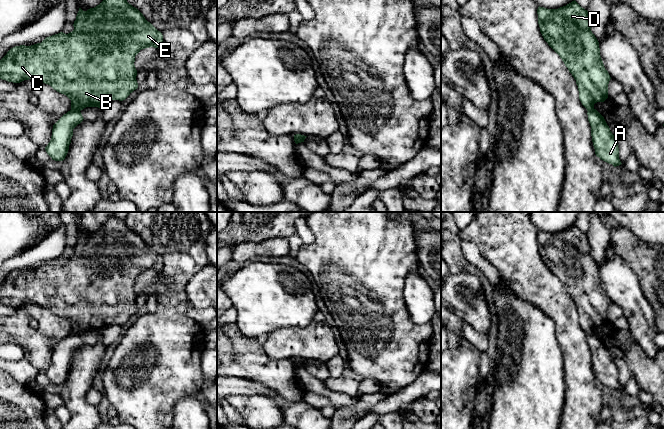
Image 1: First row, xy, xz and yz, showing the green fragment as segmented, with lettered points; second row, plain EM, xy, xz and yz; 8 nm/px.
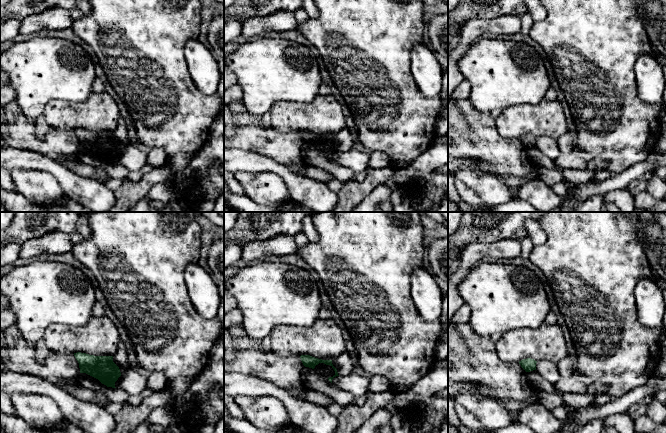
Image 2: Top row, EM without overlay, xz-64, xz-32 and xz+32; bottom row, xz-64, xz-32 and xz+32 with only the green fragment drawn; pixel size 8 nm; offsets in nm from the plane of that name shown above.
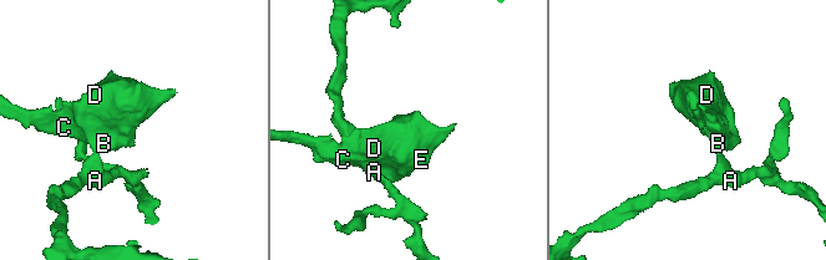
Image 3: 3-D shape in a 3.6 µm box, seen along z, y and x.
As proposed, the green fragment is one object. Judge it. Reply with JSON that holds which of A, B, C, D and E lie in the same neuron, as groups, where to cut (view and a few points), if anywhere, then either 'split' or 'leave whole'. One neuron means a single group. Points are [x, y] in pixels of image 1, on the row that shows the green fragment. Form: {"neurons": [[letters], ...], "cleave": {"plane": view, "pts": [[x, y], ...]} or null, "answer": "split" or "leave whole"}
{"neurons": [["A"], ["B", "C", "D", "E"]], "cleave": {"plane": "xy", "pts": [[71, 109], [79, 111]]}, "answer": "split"}

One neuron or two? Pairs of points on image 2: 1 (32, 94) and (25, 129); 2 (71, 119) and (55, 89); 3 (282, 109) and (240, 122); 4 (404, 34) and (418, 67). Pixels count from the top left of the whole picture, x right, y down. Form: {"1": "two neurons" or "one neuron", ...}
{"1": "two neurons", "2": "two neurons", "3": "two neurons", "4": "two neurons"}

